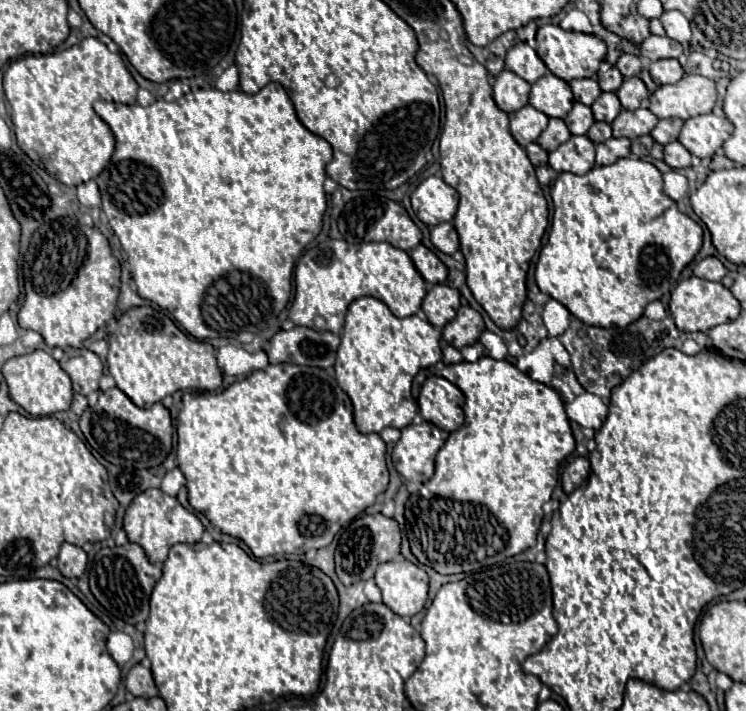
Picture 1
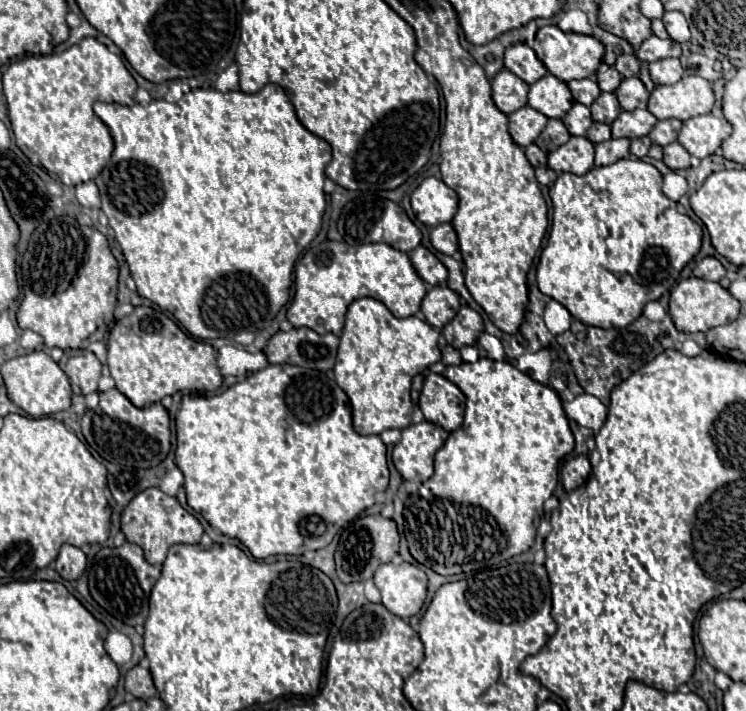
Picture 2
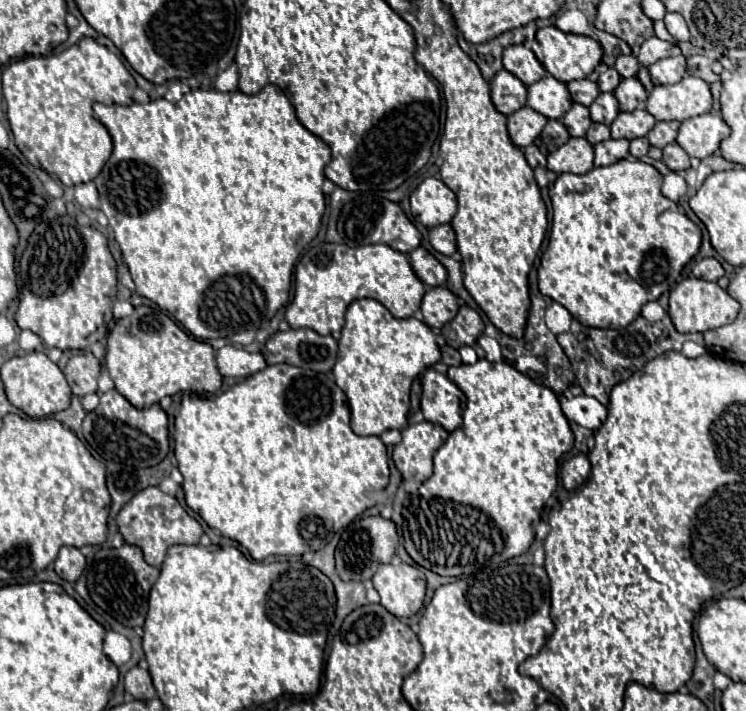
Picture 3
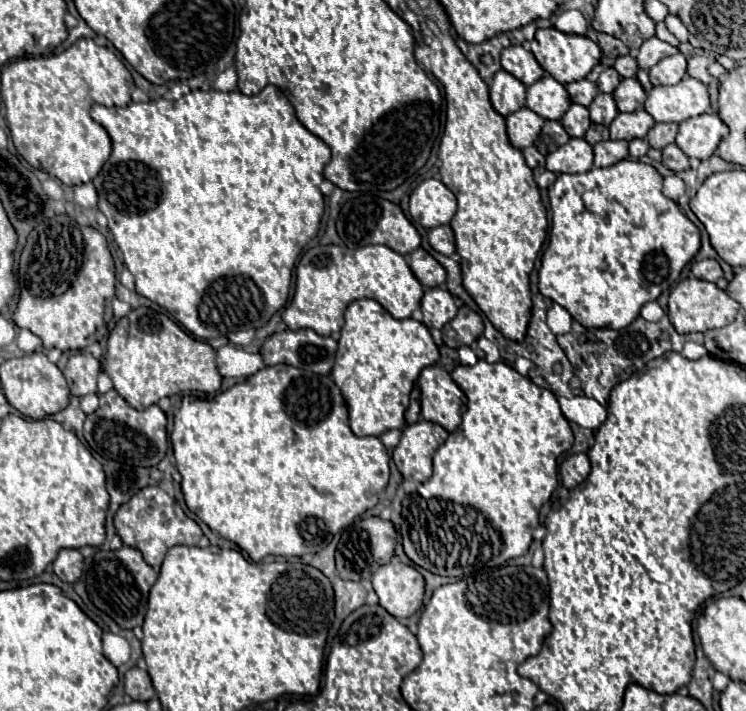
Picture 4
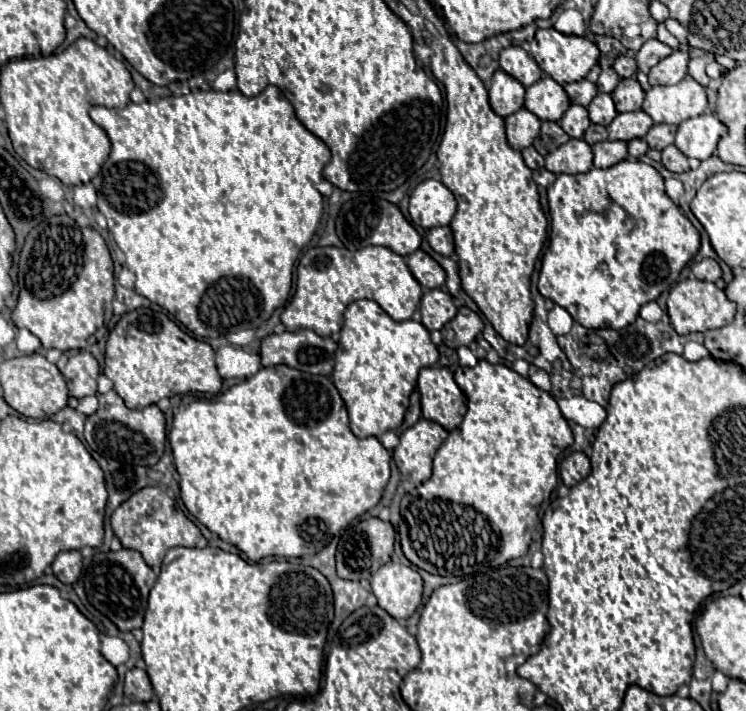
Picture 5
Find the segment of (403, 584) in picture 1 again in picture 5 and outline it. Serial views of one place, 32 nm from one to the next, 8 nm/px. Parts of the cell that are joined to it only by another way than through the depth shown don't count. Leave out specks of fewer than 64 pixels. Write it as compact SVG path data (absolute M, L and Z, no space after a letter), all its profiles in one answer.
M386 564L370 580L378 606L392 618L406 620L422 604L422 576L404 564Z

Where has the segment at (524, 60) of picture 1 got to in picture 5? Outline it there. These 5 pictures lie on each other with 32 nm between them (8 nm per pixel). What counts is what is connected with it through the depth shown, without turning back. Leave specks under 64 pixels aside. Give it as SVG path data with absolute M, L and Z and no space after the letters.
M510 46L510 48L502 50L502 54L500 54L500 68L504 72L508 72L510 76L514 76L524 86L534 84L544 74L540 70L540 66L536 64L536 60L520 46Z

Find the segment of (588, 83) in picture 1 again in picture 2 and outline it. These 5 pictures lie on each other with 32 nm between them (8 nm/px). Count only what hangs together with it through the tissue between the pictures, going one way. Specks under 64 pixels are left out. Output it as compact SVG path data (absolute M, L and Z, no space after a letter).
M590 78L570 80L568 86L570 86L570 92L572 92L574 100L584 104L584 106L590 106L600 96L600 88L598 88L596 80L590 80Z

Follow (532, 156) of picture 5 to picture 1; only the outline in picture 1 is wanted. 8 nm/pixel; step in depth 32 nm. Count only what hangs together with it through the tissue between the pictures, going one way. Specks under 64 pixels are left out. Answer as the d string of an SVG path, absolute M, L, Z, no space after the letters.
M532 142L530 146L526 146L526 152L528 152L528 158L534 166L546 166L548 164L548 152L540 144Z

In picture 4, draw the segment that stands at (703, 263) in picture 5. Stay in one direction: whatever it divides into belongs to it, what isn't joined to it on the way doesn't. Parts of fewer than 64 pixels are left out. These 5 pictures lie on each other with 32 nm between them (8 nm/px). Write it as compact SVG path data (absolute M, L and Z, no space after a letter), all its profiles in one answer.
M706 258L706 260L700 260L700 262L694 262L692 264L692 272L696 278L700 280L708 280L708 282L716 282L718 278L722 278L722 268L716 260L712 258Z

